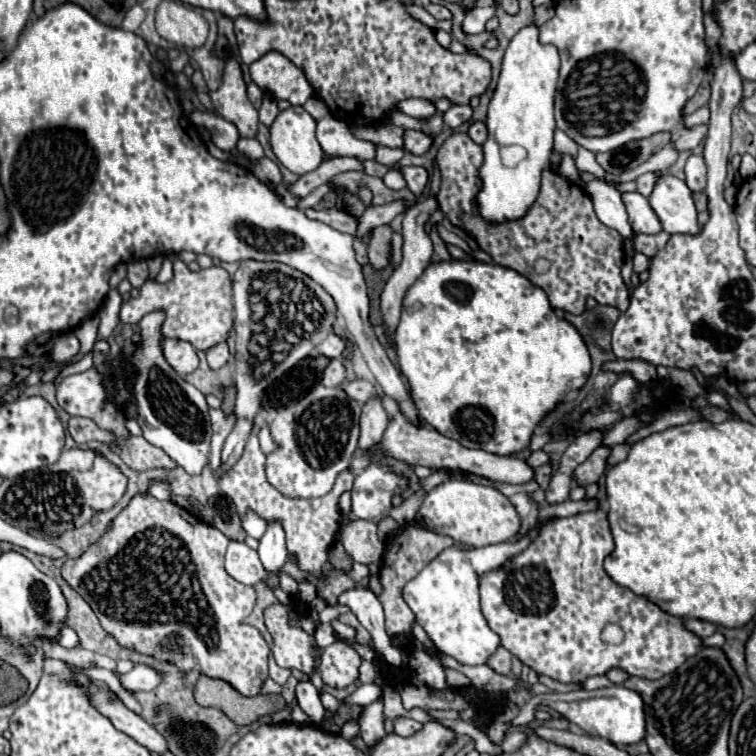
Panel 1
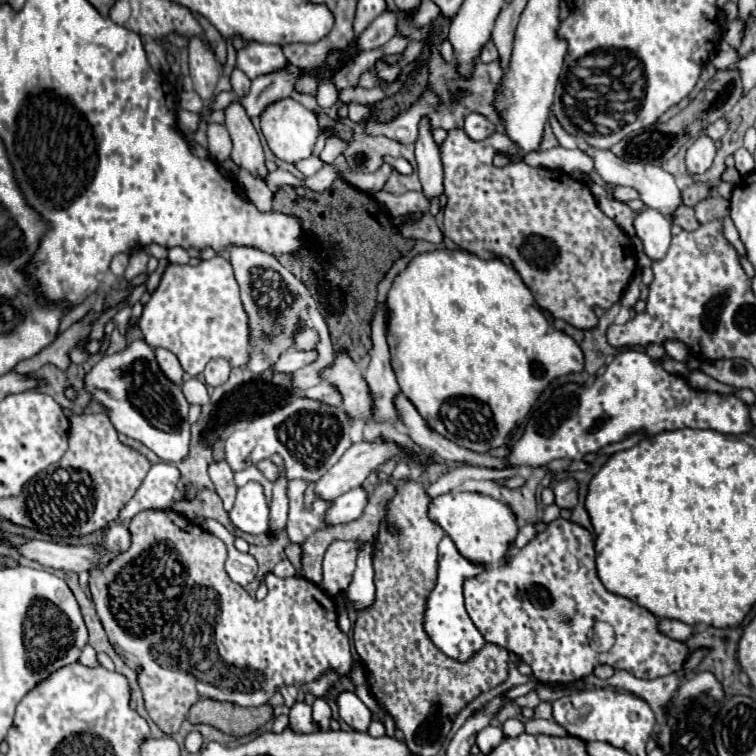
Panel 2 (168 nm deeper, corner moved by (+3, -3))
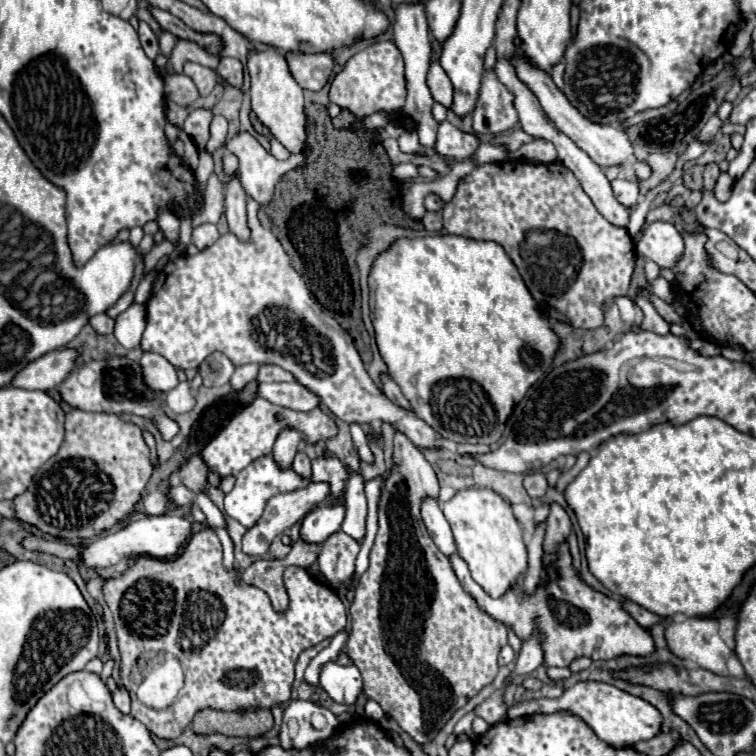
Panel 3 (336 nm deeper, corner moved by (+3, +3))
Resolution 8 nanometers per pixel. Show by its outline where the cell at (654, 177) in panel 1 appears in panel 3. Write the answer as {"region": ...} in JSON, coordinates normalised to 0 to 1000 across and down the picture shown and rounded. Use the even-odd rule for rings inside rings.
{"region":[[[812,238],[810,241],[810,251],[812,251],[812,259],[820,270],[825,270],[828,275],[833,272],[841,272],[844,267],[844,259],[847,259],[847,249],[841,241],[833,241],[833,238]]]}

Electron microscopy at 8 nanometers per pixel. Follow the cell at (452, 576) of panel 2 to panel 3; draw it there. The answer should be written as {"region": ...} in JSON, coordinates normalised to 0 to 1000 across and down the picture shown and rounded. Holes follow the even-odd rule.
{"region":[[[563,659],[558,664],[558,685],[561,685],[563,701],[571,709],[574,720],[579,722],[579,728],[585,733],[593,733],[593,735],[606,733],[603,730],[603,717],[601,717],[601,709],[598,709],[598,701],[595,701],[595,693],[587,685],[585,672],[582,672],[582,667],[577,661]]]}

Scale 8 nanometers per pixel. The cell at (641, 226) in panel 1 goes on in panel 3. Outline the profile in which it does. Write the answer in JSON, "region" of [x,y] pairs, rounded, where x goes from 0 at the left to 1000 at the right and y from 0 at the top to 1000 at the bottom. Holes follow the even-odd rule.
{"region":[[[860,294],[849,315],[841,320],[844,336],[865,344],[876,354],[889,354],[905,331],[899,307],[889,294]]]}

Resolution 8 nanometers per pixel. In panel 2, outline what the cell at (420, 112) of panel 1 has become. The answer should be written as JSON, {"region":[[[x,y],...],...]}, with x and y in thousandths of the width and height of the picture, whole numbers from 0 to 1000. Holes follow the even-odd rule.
{"region":[[[463,138],[460,140],[460,156],[466,159],[466,161],[476,161],[476,159],[481,159],[484,153],[489,153],[489,140],[487,138]]]}

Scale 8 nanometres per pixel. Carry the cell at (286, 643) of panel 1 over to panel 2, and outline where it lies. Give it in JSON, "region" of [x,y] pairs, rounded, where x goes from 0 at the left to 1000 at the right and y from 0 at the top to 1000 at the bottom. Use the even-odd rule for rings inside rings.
{"region":[[[190,675],[172,688],[169,701],[175,706],[175,722],[167,730],[156,733],[140,751],[119,757],[119,780],[122,780],[124,799],[127,799],[127,810],[135,820],[135,828],[140,833],[140,841],[143,841],[146,852],[151,854],[156,868],[175,886],[183,889],[183,907],[185,907],[188,921],[190,921],[193,942],[201,950],[201,955],[217,971],[222,971],[222,974],[233,971],[238,966],[241,955],[246,952],[249,939],[267,923],[278,923],[278,926],[288,926],[288,929],[304,929],[304,931],[312,931],[312,934],[347,934],[373,907],[399,907],[410,899],[418,899],[434,884],[442,884],[447,892],[463,889],[463,884],[466,884],[463,849],[460,849],[460,839],[455,839],[447,828],[444,794],[437,786],[431,786],[429,780],[423,780],[415,770],[410,770],[399,762],[365,765],[362,759],[357,759],[357,780],[354,780],[352,791],[336,794],[320,775],[307,770],[304,762],[299,759],[299,754],[296,754],[296,743],[299,743],[299,733],[302,733],[299,720],[291,712],[286,712],[283,706],[278,706],[270,698],[265,698],[262,693],[257,693],[254,688],[233,680],[230,675]]]}

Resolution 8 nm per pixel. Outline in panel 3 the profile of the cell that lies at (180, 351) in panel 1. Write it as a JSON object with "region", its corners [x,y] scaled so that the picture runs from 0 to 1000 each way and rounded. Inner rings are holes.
{"region":[[[190,466],[185,474],[185,484],[190,489],[190,505],[209,519],[222,519],[235,508],[233,487],[217,476],[217,471],[204,466]]]}

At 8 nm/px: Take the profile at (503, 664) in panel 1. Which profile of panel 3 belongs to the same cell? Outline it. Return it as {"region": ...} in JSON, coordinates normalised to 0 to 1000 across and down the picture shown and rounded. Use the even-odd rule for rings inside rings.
{"region":[[[529,571],[521,574],[519,608],[524,608],[524,624],[513,624],[500,661],[503,698],[489,728],[489,751],[476,762],[468,796],[463,799],[466,836],[458,849],[458,862],[479,892],[484,921],[497,926],[556,987],[563,987],[606,937],[656,897],[659,865],[669,852],[672,831],[640,812],[611,780],[595,741],[577,725],[556,688],[556,661],[561,656],[579,659],[582,651],[574,619]]]}

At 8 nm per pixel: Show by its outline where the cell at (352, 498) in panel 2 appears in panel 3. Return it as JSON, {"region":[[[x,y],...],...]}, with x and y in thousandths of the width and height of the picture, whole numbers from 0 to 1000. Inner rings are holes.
{"region":[[[429,667],[418,669],[402,683],[399,690],[399,714],[405,717],[429,717],[437,706],[450,701],[455,688],[455,667]]]}

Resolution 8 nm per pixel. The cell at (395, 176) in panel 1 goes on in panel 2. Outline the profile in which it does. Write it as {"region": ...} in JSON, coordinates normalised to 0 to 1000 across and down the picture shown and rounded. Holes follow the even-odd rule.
{"region":[[[410,206],[409,209],[398,212],[390,217],[390,221],[405,234],[415,231],[415,229],[429,220],[430,217],[426,216],[419,206]]]}

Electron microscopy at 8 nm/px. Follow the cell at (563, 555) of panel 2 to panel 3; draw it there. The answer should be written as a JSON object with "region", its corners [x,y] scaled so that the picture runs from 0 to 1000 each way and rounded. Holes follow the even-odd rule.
{"region":[[[746,714],[746,720],[741,720],[741,725],[735,725],[735,738],[730,741],[730,746],[725,746],[728,762],[722,767],[714,767],[714,772],[709,775],[709,780],[704,786],[698,786],[690,778],[690,772],[685,770],[667,788],[651,791],[635,778],[635,772],[630,772],[624,767],[624,762],[619,757],[619,746],[614,746],[614,741],[608,735],[595,735],[595,743],[598,743],[598,751],[606,762],[614,783],[619,783],[630,794],[630,799],[638,810],[646,810],[646,815],[651,815],[656,823],[675,831],[688,847],[698,847],[698,841],[704,841],[706,836],[714,836],[714,841],[717,841],[714,852],[720,852],[720,881],[722,884],[728,884],[728,881],[754,881],[754,876],[767,870],[767,868],[778,868],[783,873],[810,873],[810,870],[817,870],[817,868],[825,868],[825,865],[831,865],[831,868],[860,868],[868,860],[862,839],[854,831],[849,831],[828,810],[828,804],[823,802],[823,794],[815,794],[810,788],[802,788],[802,786],[786,780],[783,775],[778,775],[767,765],[767,757],[757,746],[757,733],[754,733],[754,725],[751,725],[751,714]]]}

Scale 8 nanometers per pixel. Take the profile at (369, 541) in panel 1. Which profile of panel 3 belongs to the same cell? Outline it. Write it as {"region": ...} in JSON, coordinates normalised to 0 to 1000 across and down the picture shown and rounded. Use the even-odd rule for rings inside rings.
{"region":[[[444,704],[434,709],[434,714],[429,714],[421,735],[421,749],[429,765],[442,778],[447,778],[450,770],[460,767],[468,759],[468,743],[471,743],[474,728],[476,728],[476,720],[455,704]]]}

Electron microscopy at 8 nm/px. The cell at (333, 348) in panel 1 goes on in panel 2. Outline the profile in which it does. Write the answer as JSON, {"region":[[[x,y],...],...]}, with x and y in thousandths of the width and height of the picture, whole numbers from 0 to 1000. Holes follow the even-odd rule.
{"region":[[[381,463],[352,492],[389,492],[405,481],[413,481],[418,474],[421,474],[421,468],[402,468],[402,466]]]}

